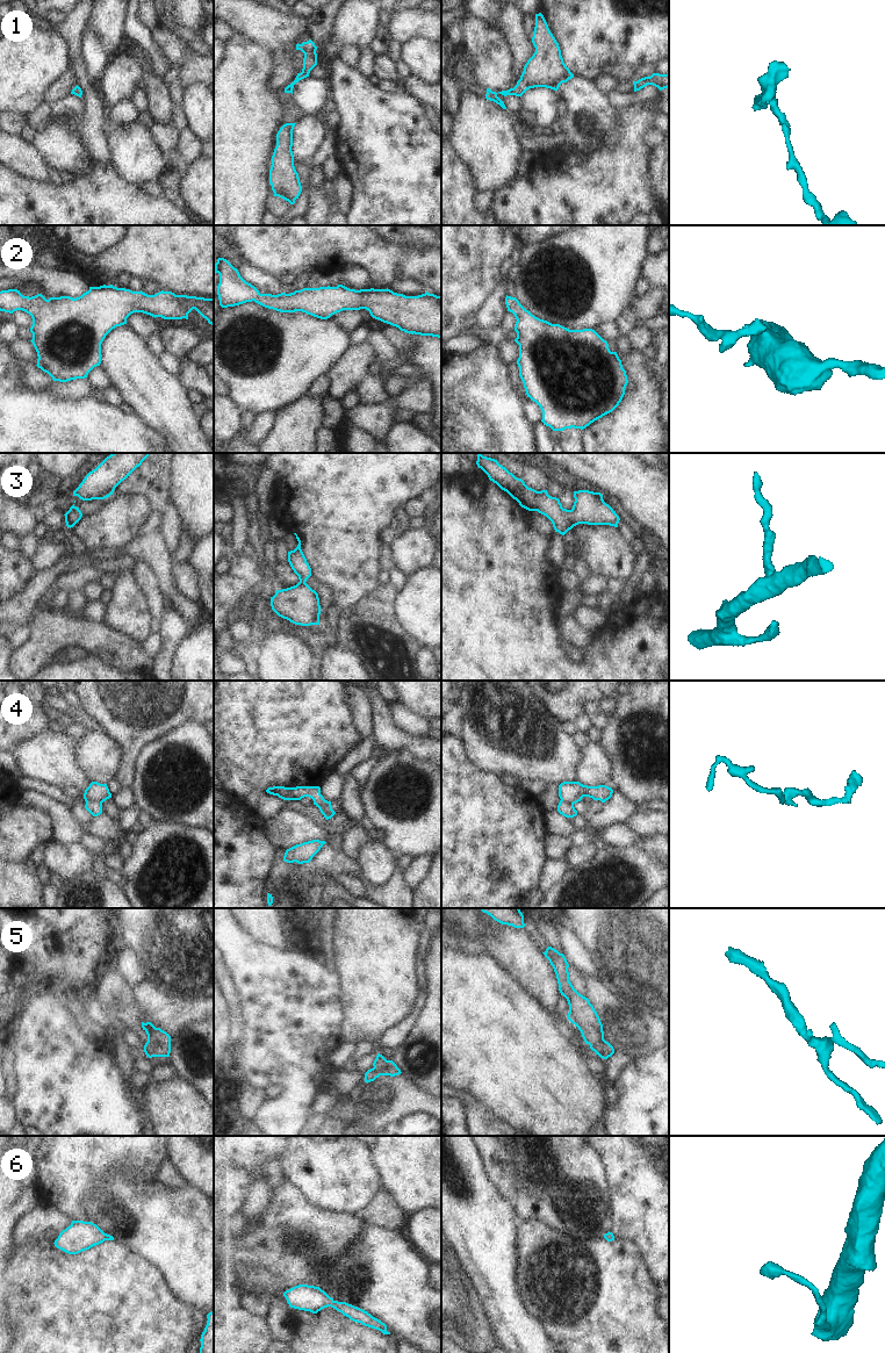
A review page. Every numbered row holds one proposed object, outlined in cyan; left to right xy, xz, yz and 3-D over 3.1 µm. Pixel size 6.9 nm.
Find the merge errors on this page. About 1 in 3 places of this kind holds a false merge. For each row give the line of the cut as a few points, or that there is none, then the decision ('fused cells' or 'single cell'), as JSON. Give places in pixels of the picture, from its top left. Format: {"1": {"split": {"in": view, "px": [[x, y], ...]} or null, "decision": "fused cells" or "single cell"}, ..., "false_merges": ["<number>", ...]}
{"1": {"split": null, "decision": "single cell"}, "2": {"split": null, "decision": "single cell"}, "3": {"split": null, "decision": "single cell"}, "4": {"split": {"in": "xy", "px": [[101, 801], [88, 800], [86, 803]]}, "decision": "fused cells"}, "5": {"split": null, "decision": "single cell"}, "6": {"split": null, "decision": "single cell"}, "false_merges": ["4"]}

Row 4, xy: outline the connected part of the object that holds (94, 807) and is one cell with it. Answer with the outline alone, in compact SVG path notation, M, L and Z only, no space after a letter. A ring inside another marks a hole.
M89 800L86 803L85 808L93 815L98 816L102 813L102 803Z

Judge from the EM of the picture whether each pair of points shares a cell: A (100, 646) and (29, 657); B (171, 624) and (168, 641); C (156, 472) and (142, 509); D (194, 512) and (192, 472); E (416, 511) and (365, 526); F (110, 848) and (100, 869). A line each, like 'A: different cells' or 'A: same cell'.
A: same cell
B: same cell
C: different cells
D: same cell
E: different cells
F: same cell

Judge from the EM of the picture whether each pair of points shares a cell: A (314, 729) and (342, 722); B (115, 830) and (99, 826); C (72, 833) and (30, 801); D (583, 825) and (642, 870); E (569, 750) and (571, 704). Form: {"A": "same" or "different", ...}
{"A": "same", "B": "same", "C": "same", "D": "same", "E": "different"}

